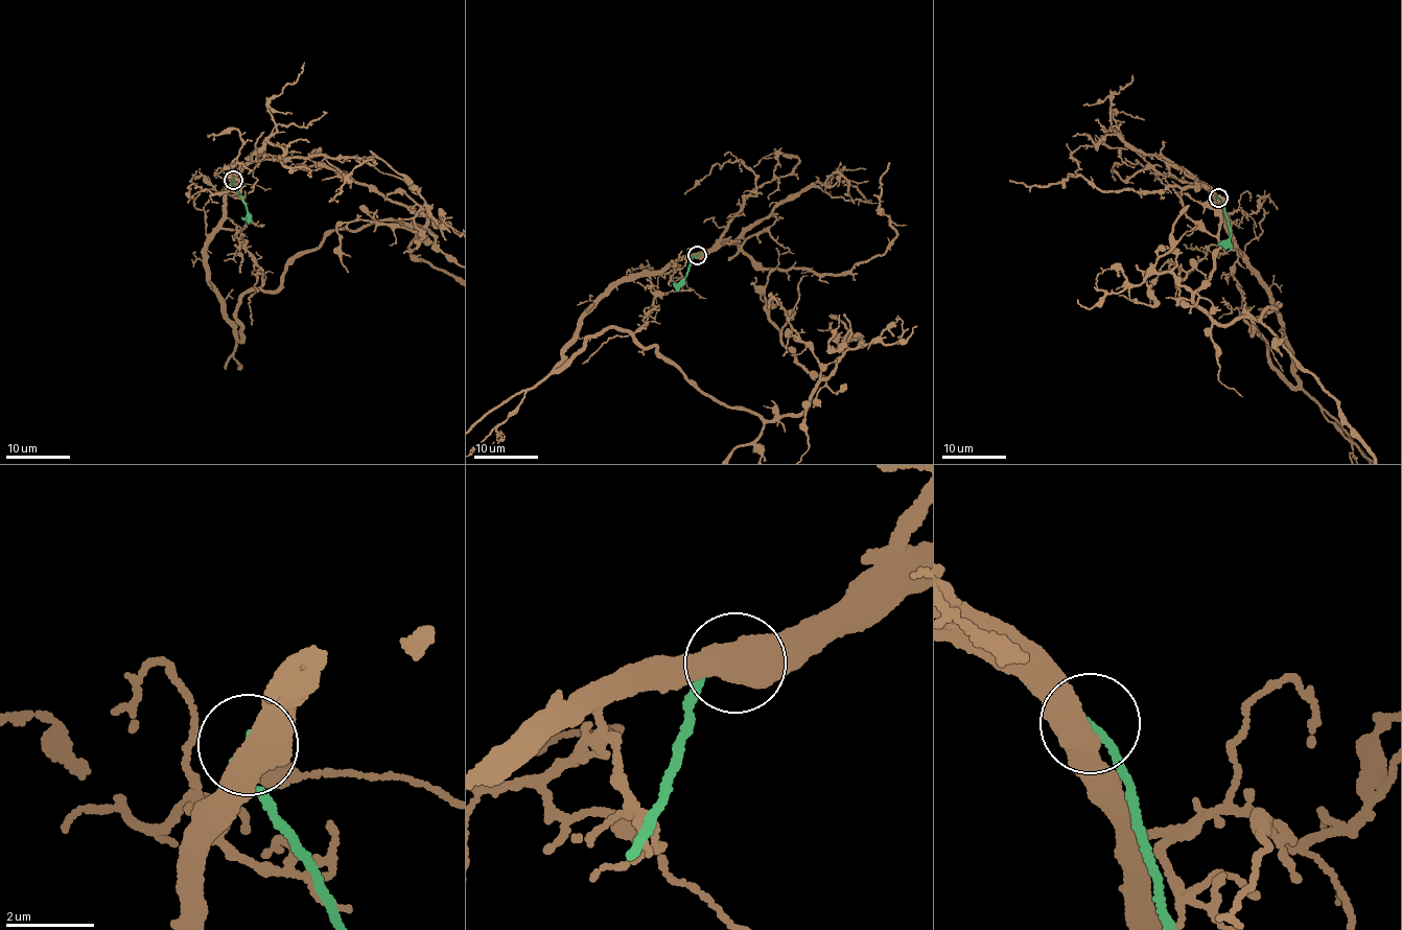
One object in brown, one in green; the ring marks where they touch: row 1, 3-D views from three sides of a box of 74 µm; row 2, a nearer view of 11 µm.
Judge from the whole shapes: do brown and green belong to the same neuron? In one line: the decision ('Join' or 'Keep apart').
Keep apart

